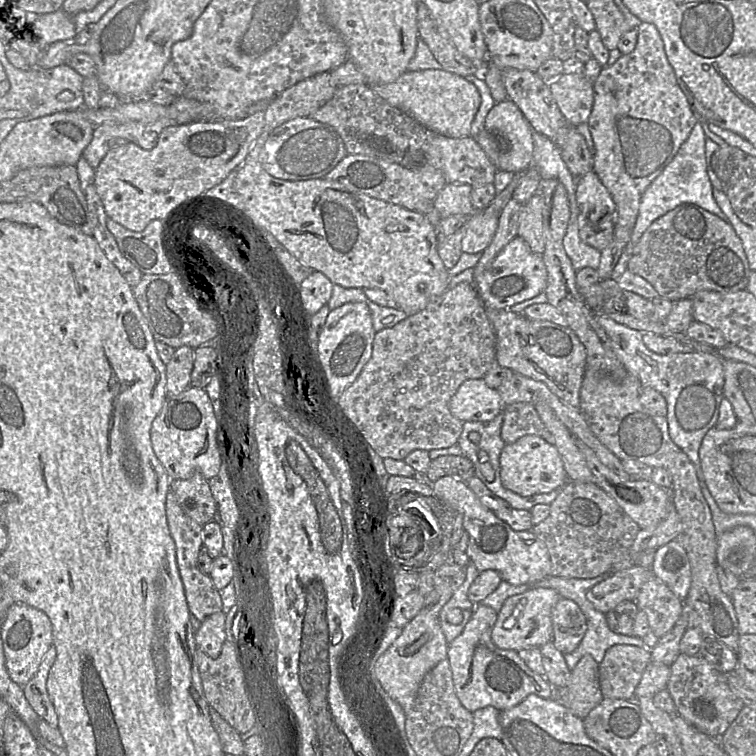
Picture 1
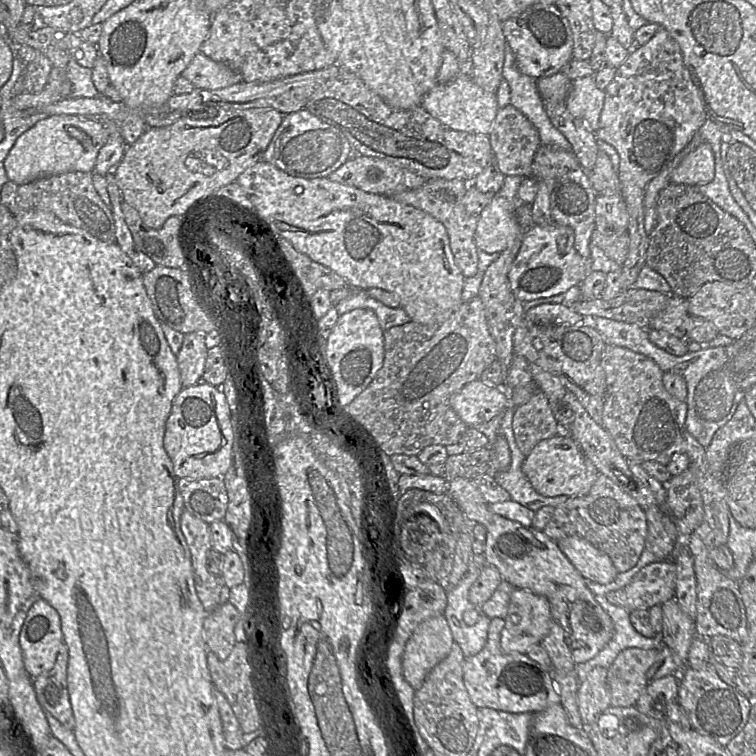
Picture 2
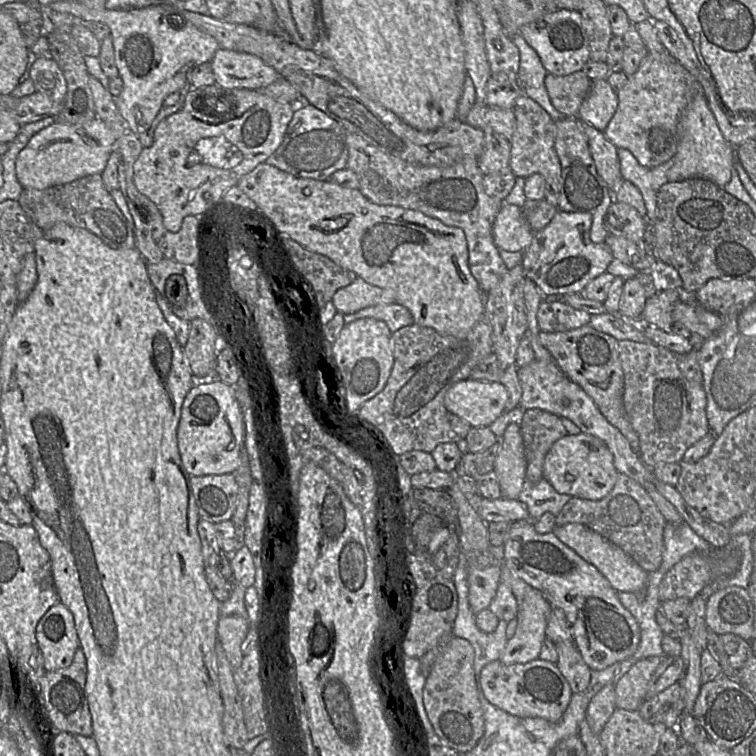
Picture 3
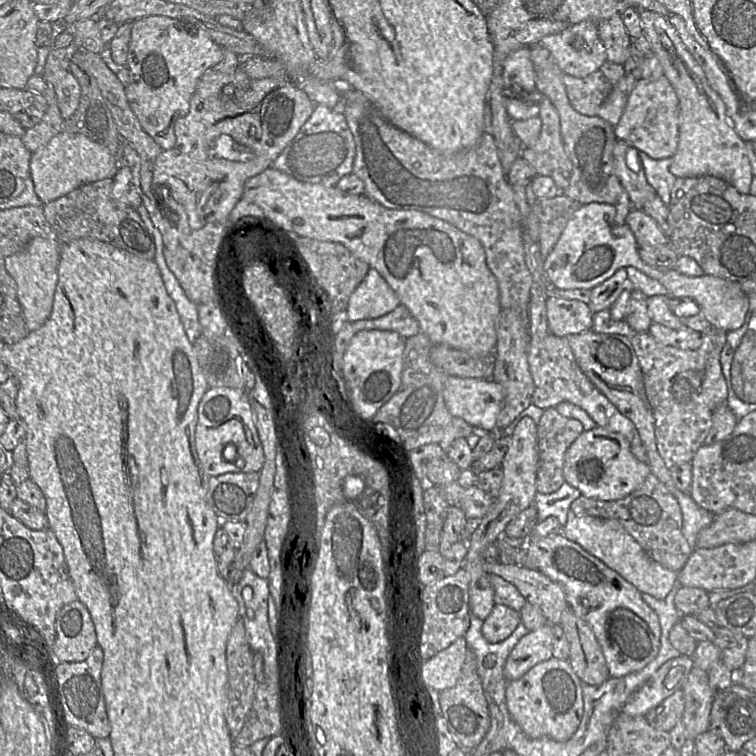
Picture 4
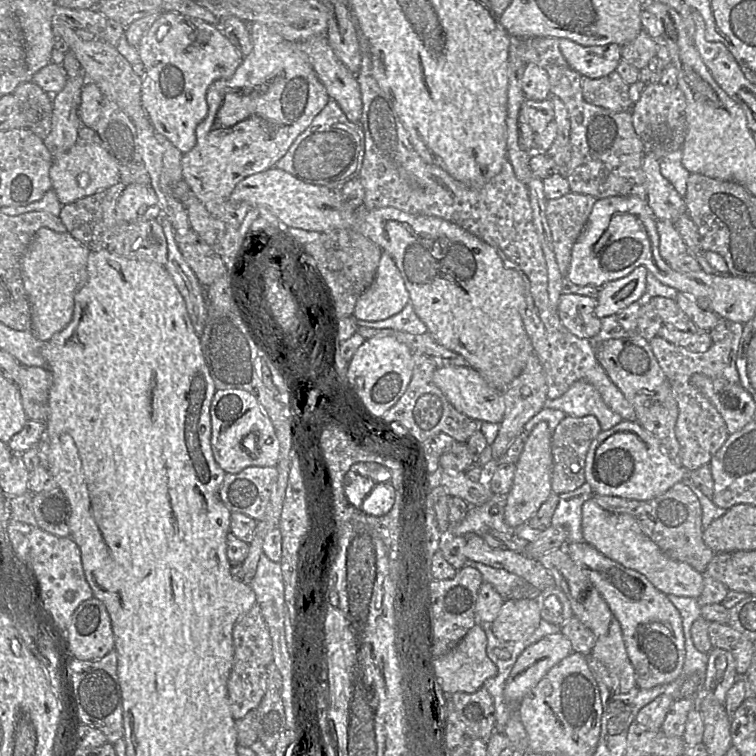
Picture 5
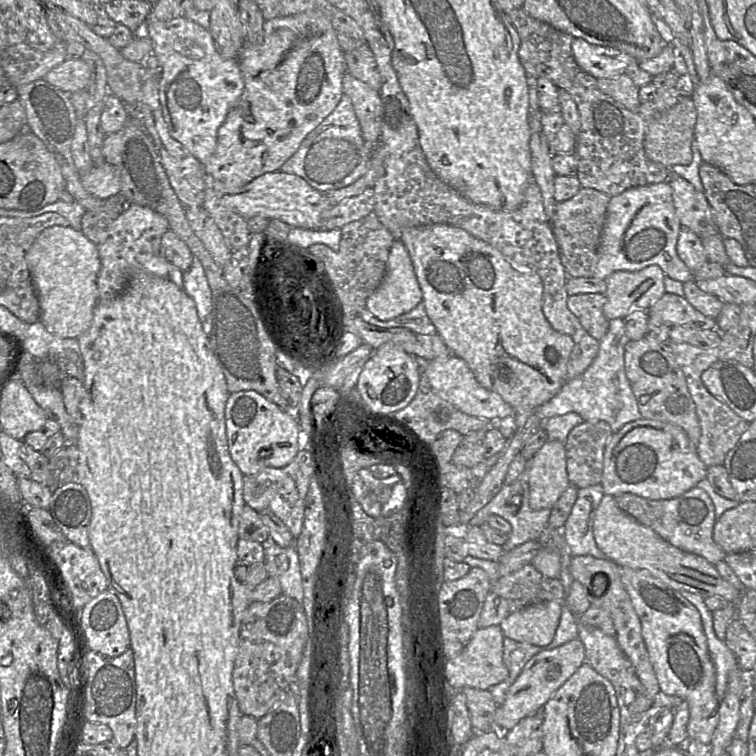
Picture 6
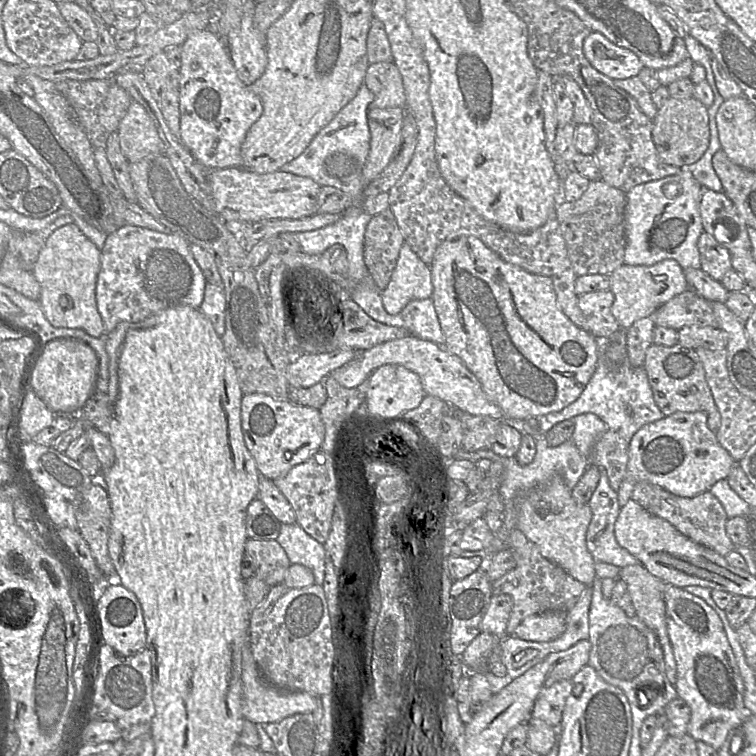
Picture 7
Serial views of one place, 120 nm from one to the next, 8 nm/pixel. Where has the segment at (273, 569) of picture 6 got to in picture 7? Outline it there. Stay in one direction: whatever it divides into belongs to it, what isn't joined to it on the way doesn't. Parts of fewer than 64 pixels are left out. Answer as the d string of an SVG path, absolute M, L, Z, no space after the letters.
M297 523L281 524L276 541L285 550L291 564L311 569L315 584L322 585L326 568L324 543L312 538Z

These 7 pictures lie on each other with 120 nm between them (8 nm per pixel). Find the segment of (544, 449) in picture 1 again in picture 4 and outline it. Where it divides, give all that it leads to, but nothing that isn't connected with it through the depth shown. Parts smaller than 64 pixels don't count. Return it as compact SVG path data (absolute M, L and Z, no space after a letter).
M596 427L584 431L569 447L564 458L563 474L566 483L578 489L583 496L614 501L638 489L652 473L648 463L634 456L631 444L623 435Z

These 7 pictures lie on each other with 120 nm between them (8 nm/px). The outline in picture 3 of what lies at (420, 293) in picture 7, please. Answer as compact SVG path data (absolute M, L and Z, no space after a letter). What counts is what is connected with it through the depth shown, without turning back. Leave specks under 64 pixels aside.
M357 277L350 285L337 290L331 301L340 313L351 314L370 306L394 304L396 298L392 291Z

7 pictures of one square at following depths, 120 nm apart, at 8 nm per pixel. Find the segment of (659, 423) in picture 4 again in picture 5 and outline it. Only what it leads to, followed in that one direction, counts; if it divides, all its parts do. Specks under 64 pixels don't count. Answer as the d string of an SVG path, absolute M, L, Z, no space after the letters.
M732 323L725 338L713 343L706 352L691 352L659 336L649 340L652 352L669 381L677 401L678 418L675 435L679 442L678 460L688 471L708 465L730 435L720 413L711 401L691 384L691 378L694 374L703 374L710 378L724 378L729 382L739 382L736 359L743 328L742 323Z

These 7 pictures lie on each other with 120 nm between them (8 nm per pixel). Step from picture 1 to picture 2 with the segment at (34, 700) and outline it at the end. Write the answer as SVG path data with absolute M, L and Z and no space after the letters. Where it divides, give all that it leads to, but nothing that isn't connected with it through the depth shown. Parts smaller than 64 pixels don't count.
M68 647L59 648L53 668L32 678L37 700L65 728L73 730L75 719L67 689Z

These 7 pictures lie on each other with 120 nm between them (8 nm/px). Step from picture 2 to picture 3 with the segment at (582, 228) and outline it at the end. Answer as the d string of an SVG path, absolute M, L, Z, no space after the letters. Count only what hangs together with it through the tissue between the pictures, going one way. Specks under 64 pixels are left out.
M564 117L555 122L555 150L561 164L561 179L554 204L559 211L591 214L590 240L593 243L604 242L609 235L604 227L604 219L615 198L612 190L597 172L580 119Z

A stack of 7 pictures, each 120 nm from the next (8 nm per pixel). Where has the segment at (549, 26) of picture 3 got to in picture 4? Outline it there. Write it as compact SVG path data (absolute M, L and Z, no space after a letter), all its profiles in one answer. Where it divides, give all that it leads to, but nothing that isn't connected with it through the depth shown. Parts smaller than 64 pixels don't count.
M584 20L558 34L547 35L539 44L550 51L561 71L569 76L586 77L607 62L606 49L593 20Z

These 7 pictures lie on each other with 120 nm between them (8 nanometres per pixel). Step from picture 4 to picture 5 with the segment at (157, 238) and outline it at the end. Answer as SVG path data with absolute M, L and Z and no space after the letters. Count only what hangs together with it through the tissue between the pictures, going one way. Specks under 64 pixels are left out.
M162 213L155 220L162 225L168 244L168 256L164 267L181 293L193 328L200 337L207 318L203 287L182 256L171 223Z

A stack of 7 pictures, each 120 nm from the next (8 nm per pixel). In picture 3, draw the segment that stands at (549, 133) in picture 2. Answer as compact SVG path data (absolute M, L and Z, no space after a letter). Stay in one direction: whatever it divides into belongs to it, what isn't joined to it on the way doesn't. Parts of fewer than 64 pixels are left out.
M519 34L510 38L519 50L520 63L516 75L523 95L537 102L554 122L563 119L564 115L553 107L544 86L544 80L548 72L544 68L538 54Z

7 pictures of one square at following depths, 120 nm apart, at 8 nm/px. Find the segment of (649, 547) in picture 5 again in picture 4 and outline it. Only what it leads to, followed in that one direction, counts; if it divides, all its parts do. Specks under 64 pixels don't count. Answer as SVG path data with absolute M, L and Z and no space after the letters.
M569 512L562 535L603 561L642 594L648 594L658 600L667 597L674 588L678 590L678 572L664 568L650 558L618 520L576 516Z

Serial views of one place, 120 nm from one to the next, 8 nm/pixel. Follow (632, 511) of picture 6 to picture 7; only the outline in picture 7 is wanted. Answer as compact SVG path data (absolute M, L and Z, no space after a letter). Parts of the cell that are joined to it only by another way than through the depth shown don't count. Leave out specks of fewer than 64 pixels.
M642 481L636 484L631 500L652 515L668 521L692 541L714 550L723 557L735 549L733 542L726 533L728 517L725 509L709 491L686 498L674 495L657 485Z

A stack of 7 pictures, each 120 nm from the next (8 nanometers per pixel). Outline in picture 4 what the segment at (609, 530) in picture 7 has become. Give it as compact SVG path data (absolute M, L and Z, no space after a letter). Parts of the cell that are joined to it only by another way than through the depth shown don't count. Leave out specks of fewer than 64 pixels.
M564 483L559 490L551 494L538 492L533 502L537 509L538 520L543 521L553 516L564 526L568 520L571 504L580 496L583 496L581 492L568 483Z

